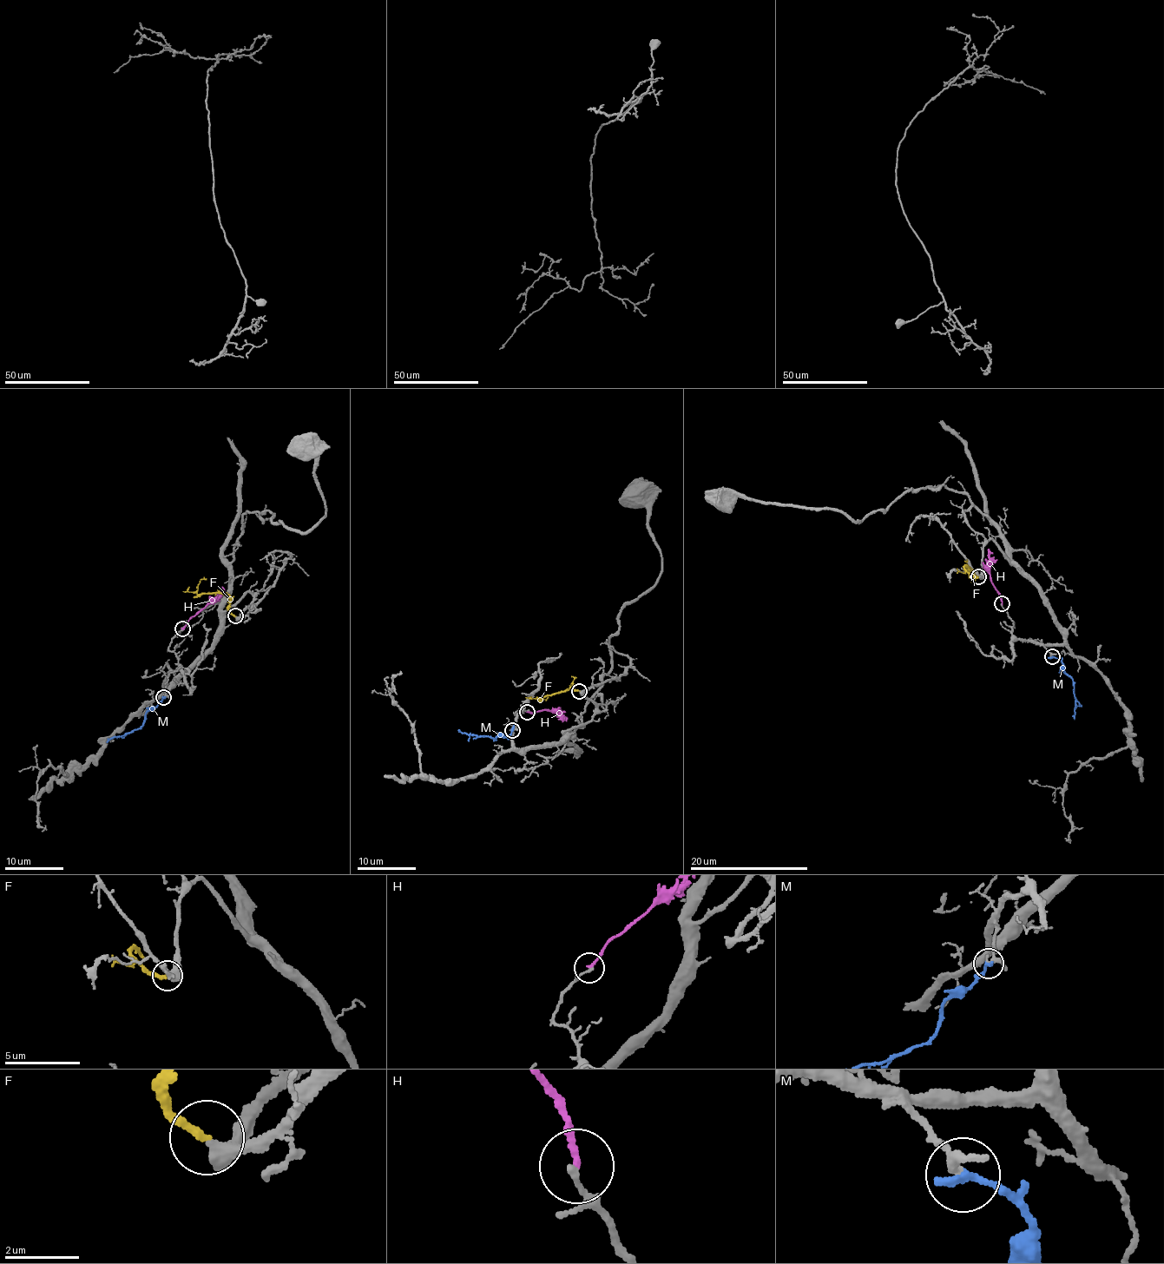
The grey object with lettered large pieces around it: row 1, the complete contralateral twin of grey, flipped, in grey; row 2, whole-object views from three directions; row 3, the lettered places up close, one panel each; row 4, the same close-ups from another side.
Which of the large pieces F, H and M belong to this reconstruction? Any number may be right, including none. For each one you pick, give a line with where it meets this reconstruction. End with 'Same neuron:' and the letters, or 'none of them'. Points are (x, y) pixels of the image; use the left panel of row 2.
F: meets grey at (235, 615)
Same neuron: F

